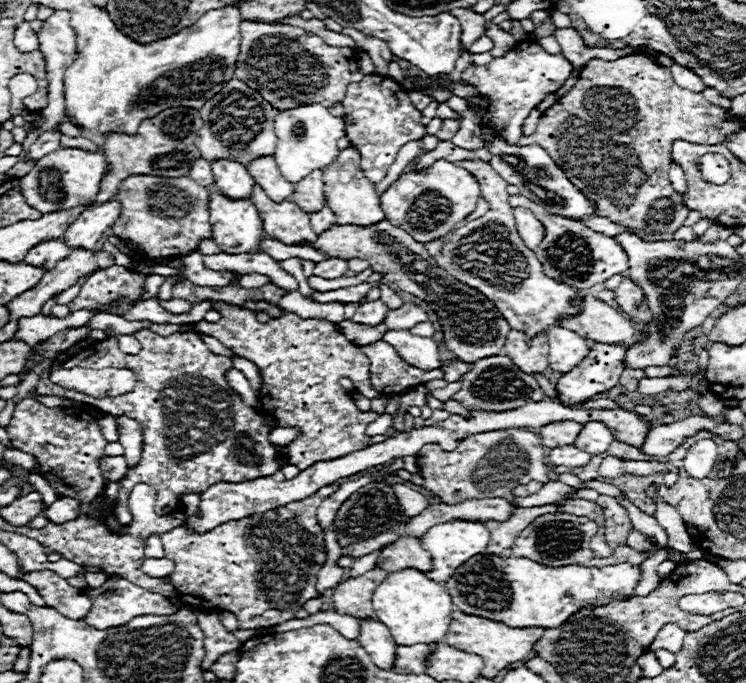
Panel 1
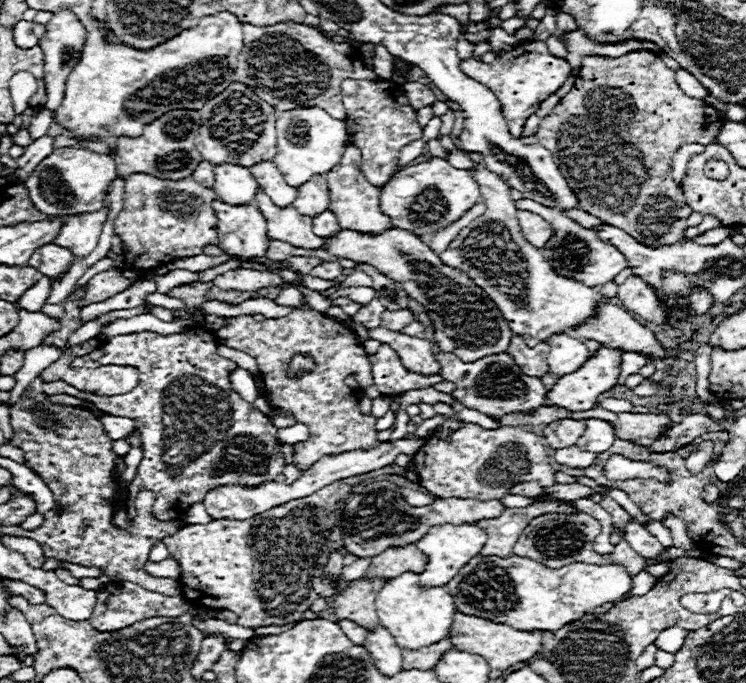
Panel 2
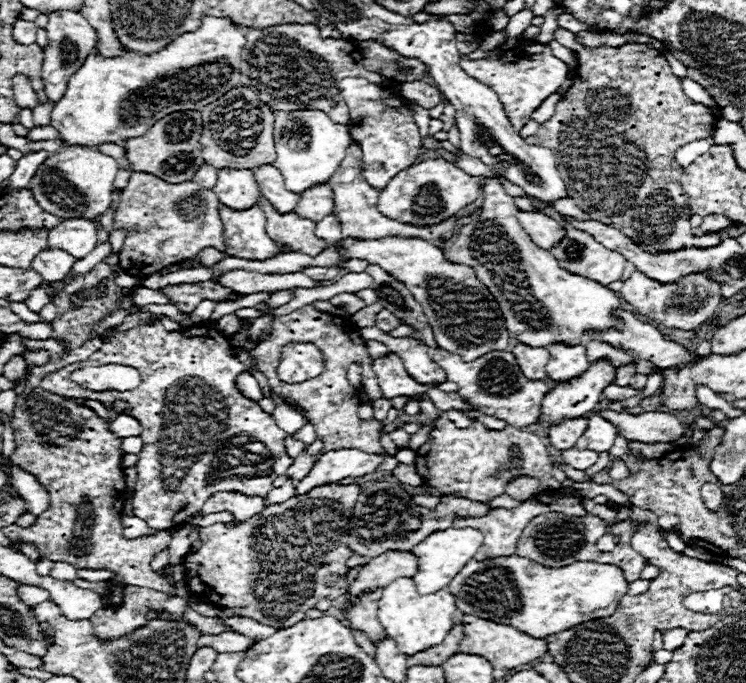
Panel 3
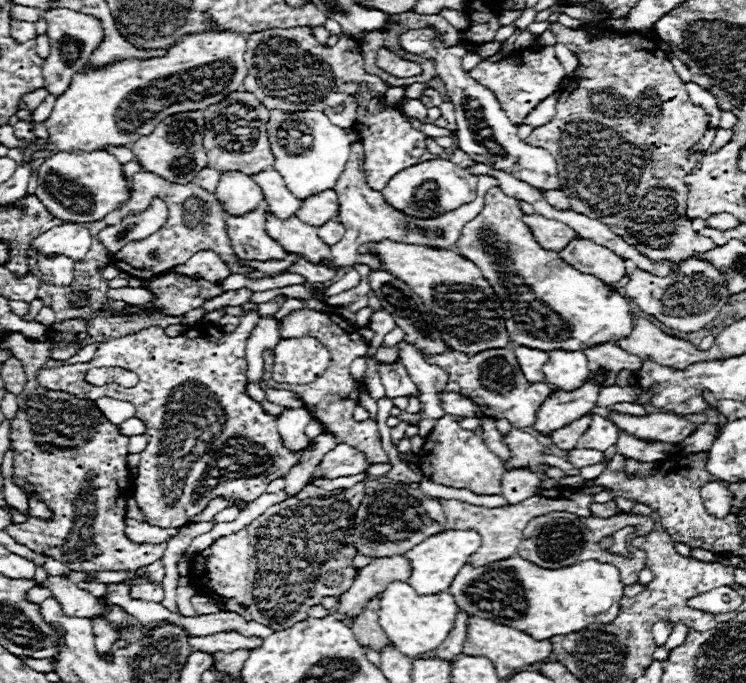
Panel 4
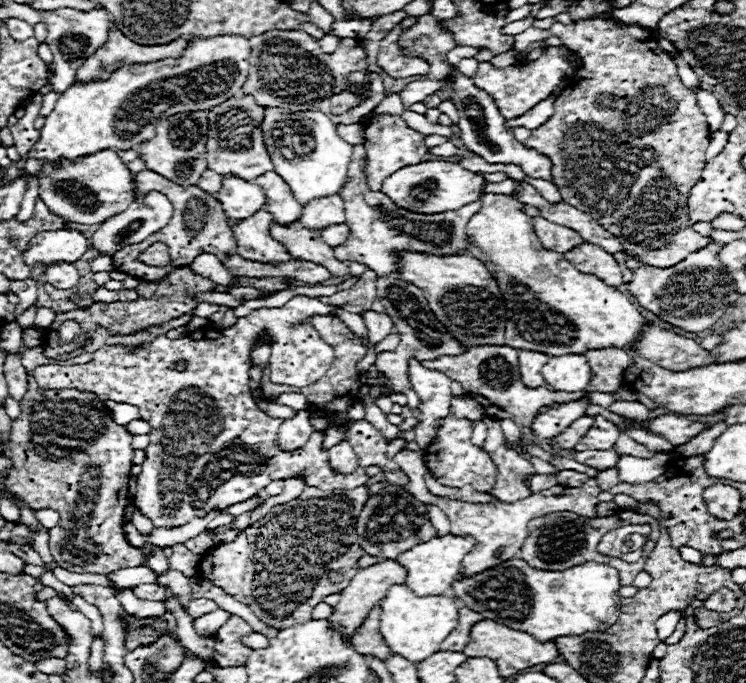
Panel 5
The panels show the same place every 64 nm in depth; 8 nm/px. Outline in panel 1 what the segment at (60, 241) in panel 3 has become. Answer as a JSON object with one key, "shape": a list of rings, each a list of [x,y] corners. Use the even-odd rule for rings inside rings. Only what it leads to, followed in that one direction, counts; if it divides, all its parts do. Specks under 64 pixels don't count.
{"shape":[[[108,200],[104,204],[94,206],[92,210],[84,210],[64,232],[62,242],[70,246],[70,250],[82,248],[82,250],[92,250],[100,236],[116,222],[120,216],[122,206],[116,200]]]}

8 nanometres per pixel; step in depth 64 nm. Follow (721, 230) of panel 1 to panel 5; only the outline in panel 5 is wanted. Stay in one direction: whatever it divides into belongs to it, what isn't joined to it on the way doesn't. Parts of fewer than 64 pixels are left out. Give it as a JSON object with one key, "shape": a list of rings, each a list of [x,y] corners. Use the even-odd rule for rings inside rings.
{"shape":[[[598,16],[598,18],[586,18],[586,20],[576,20],[572,24],[552,24],[547,30],[542,30],[534,27],[526,29],[524,32],[514,36],[515,48],[517,52],[524,51],[529,43],[534,41],[544,41],[548,36],[558,36],[566,48],[570,48],[572,52],[576,52],[582,58],[582,66],[574,72],[574,76],[568,78],[568,84],[562,88],[562,92],[558,94],[556,102],[554,102],[554,116],[550,120],[546,120],[542,126],[538,126],[536,130],[532,130],[530,140],[526,142],[528,148],[538,150],[538,154],[546,154],[552,162],[552,182],[558,188],[562,200],[578,210],[586,210],[586,214],[590,214],[600,226],[606,226],[606,230],[610,230],[610,234],[626,240],[626,252],[636,256],[638,260],[650,264],[650,266],[658,266],[658,268],[670,268],[678,262],[682,262],[690,252],[706,246],[710,242],[710,238],[698,234],[692,230],[690,220],[688,220],[688,192],[694,186],[694,182],[702,176],[702,168],[706,166],[706,158],[704,152],[710,144],[710,126],[706,124],[706,116],[700,110],[696,96],[690,88],[686,88],[680,78],[678,78],[678,68],[674,64],[674,58],[664,52],[658,42],[654,38],[650,38],[650,32],[642,26],[618,26],[618,22],[614,18],[608,16]]]}

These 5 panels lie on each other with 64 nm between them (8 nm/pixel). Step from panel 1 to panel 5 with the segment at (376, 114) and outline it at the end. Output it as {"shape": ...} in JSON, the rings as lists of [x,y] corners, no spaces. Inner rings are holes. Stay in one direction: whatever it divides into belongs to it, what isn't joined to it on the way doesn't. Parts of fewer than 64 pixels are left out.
{"shape":[[[378,116],[378,118],[370,118],[366,122],[366,168],[364,174],[368,178],[368,186],[370,190],[378,192],[382,188],[382,182],[386,176],[390,176],[392,172],[400,170],[402,166],[410,166],[410,164],[418,164],[424,160],[424,154],[428,152],[428,148],[424,146],[424,134],[408,128],[408,124],[400,118],[400,116]]]}

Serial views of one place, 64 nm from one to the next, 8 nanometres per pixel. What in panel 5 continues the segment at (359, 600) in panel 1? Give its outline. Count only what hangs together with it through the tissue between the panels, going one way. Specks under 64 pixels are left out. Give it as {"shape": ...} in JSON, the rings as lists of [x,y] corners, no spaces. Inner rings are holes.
{"shape":[[[376,606],[368,614],[368,618],[360,626],[358,634],[354,636],[352,646],[354,646],[354,650],[358,650],[358,654],[372,656],[372,658],[378,658],[384,662],[392,652],[390,652],[388,644],[384,642],[382,634],[378,632],[378,626],[380,626],[380,606]]]}

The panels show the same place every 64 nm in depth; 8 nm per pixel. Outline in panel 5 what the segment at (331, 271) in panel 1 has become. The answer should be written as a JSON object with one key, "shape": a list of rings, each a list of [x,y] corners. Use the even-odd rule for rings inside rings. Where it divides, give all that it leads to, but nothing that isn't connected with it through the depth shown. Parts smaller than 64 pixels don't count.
{"shape":[[[142,170],[138,174],[134,174],[134,186],[136,186],[136,192],[150,192],[150,190],[158,190],[162,194],[166,194],[170,198],[170,202],[174,204],[174,216],[172,220],[168,222],[166,228],[158,230],[156,236],[150,236],[134,246],[126,246],[124,250],[118,250],[118,254],[112,256],[114,260],[114,266],[118,272],[126,272],[128,276],[138,276],[136,274],[136,256],[148,248],[152,242],[166,242],[168,248],[170,248],[170,266],[190,266],[194,262],[196,256],[204,254],[204,252],[210,252],[214,256],[220,258],[220,262],[228,268],[228,272],[234,276],[234,278],[292,278],[292,280],[298,280],[302,284],[308,284],[308,286],[314,286],[314,284],[322,284],[324,280],[330,278],[330,272],[324,268],[324,266],[318,266],[318,264],[312,264],[312,262],[304,262],[304,260],[290,260],[286,264],[262,264],[262,262],[254,262],[254,260],[246,260],[238,254],[236,250],[236,238],[230,230],[230,224],[226,220],[226,214],[222,210],[222,204],[206,194],[204,190],[200,190],[198,186],[178,186],[166,178],[162,178],[160,174],[154,174],[152,170]]]}

